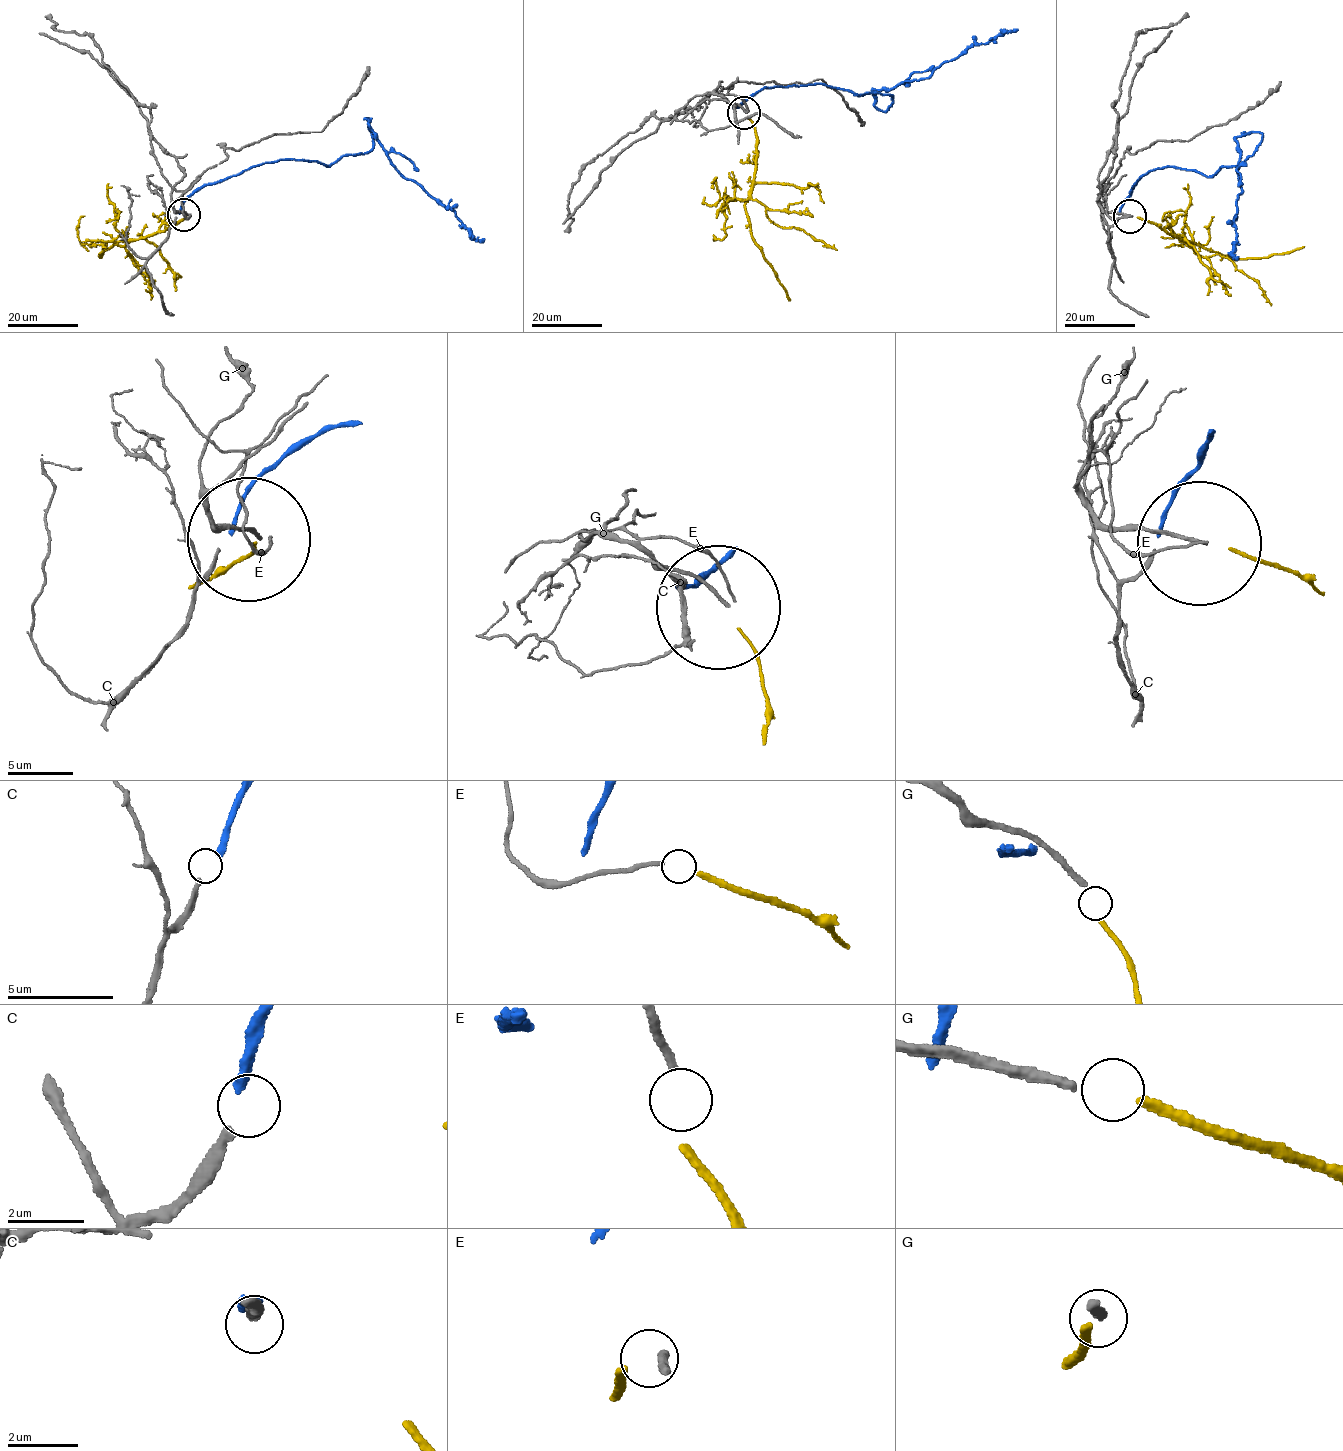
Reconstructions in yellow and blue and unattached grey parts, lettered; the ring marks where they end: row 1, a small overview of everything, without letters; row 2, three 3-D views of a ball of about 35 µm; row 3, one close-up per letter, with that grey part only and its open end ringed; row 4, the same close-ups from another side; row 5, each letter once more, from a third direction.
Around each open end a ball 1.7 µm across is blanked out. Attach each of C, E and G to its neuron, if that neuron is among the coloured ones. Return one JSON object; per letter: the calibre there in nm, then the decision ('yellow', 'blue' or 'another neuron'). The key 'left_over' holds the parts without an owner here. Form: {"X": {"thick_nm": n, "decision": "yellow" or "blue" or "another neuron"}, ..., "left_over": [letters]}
{"C": {"thick_nm": 240, "decision": "another neuron"}, "E": {"thick_nm": 200, "decision": "another neuron"}, "G": {"thick_nm": 260, "decision": "yellow"}, "left_over": ["C", "E"]}

